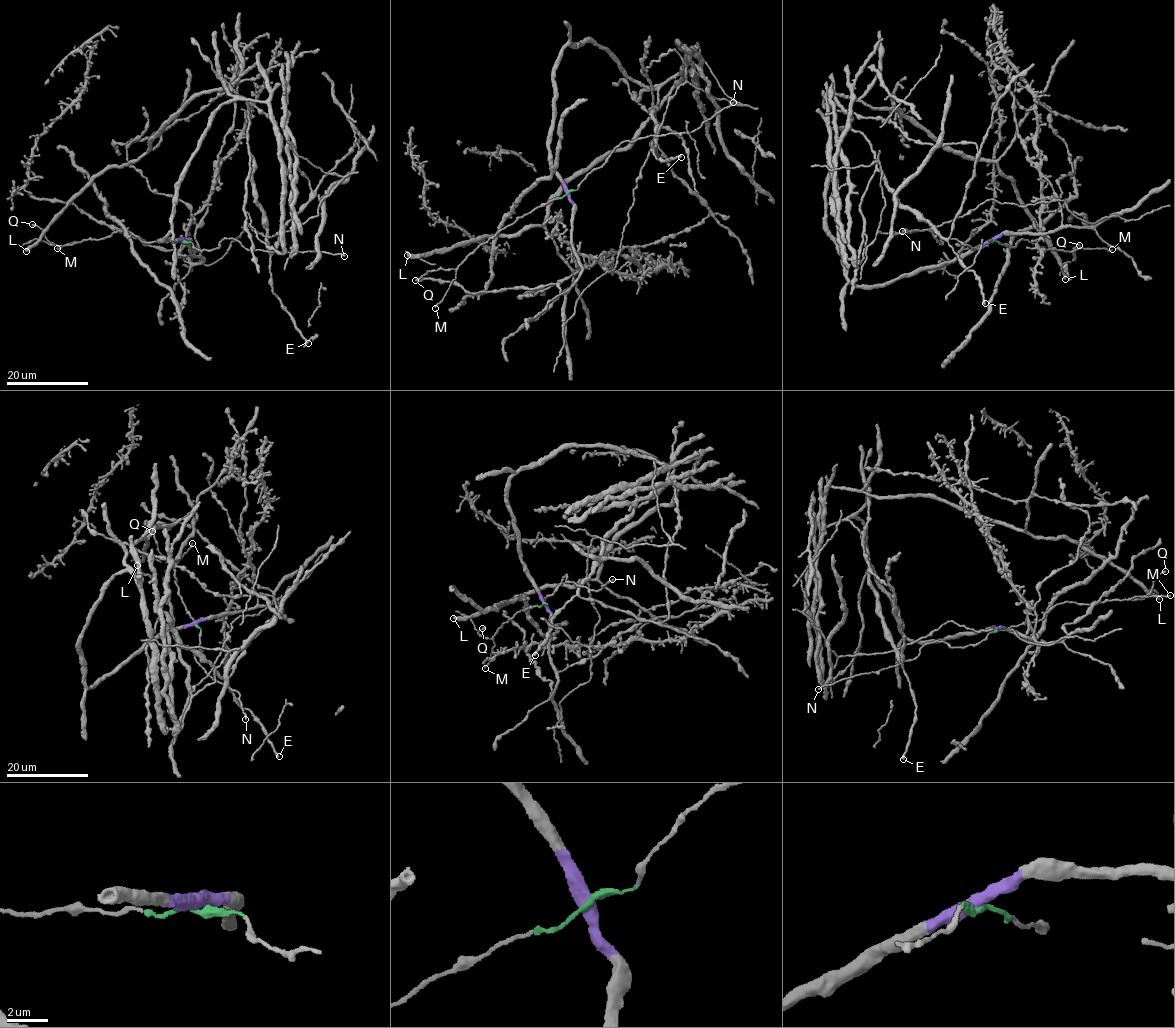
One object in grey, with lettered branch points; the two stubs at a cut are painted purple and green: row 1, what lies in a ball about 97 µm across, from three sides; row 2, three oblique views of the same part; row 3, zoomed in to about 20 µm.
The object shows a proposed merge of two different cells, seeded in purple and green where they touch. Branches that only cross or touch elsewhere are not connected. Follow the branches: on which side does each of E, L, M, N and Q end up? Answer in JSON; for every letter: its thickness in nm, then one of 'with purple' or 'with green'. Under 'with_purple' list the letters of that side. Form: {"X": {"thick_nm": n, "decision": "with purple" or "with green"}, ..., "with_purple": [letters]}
{"E": {"thick_nm": 400, "decision": "with purple"}, "L": {"thick_nm": 500, "decision": "with purple"}, "M": {"thick_nm": 150, "decision": "with green"}, "N": {"thick_nm": 190, "decision": "with green"}, "Q": {"thick_nm": 180, "decision": "with green"}, "with_purple": ["E", "L"]}

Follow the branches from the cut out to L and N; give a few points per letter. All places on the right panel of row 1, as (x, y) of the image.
L: (993, 240), (853, 284), (827, 225), (842, 131), (829, 93), (993, 160), (1065, 279)
N: (993, 240), (981, 247), (972, 248), (953, 238), (941, 239), (941, 244), (931, 230), (902, 232)

